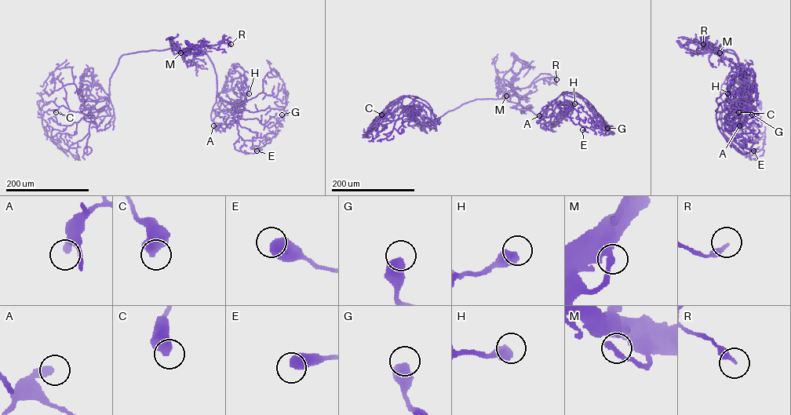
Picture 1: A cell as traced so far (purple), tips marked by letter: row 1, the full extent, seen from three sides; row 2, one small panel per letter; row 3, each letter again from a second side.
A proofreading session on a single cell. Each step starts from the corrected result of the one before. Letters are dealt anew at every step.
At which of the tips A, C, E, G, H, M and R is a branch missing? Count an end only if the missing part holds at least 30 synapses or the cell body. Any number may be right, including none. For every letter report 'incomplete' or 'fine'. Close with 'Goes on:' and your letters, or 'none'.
A: fine
C: fine
E: fine
G: fine
H: fine
M: fine
R: fine
Goes on: none

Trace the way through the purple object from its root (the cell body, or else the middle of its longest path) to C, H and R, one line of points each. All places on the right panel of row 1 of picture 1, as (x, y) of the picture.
C: (723, 48), (737, 57), (743, 92), (732, 107), (719, 114), (728, 105), (738, 109), (738, 112)
H: (723, 48), (733, 50), (738, 58), (741, 96), (745, 85), (737, 89), (733, 96), (727, 93)
R: (723, 48), (720, 52), (715, 49), (710, 50), (712, 46), (703, 44)

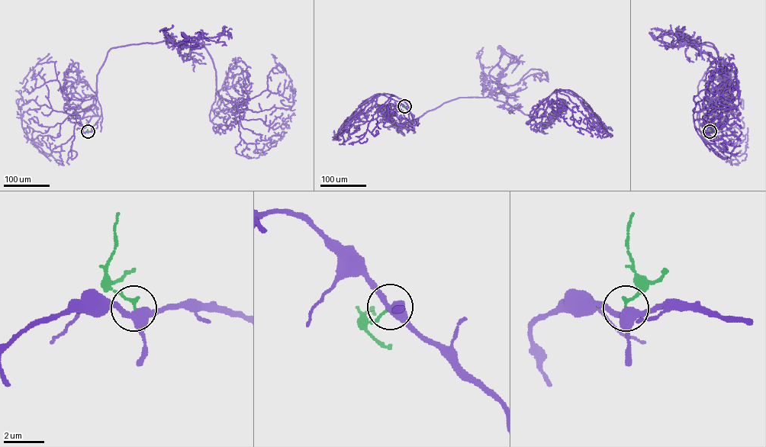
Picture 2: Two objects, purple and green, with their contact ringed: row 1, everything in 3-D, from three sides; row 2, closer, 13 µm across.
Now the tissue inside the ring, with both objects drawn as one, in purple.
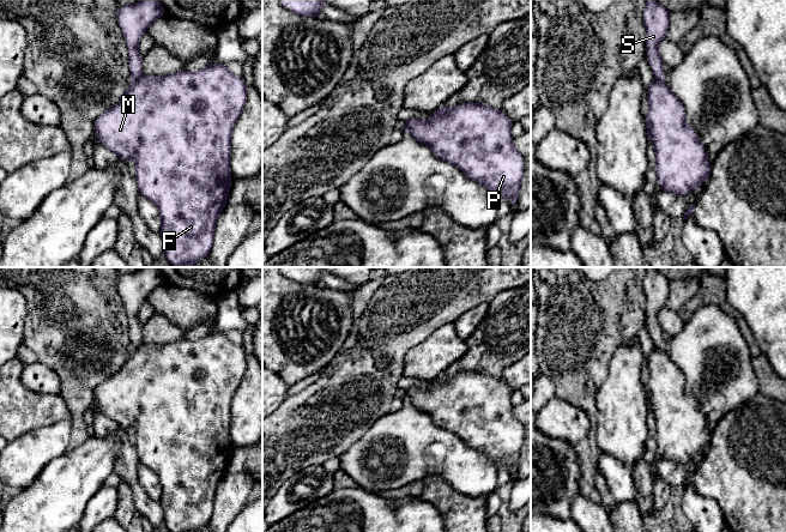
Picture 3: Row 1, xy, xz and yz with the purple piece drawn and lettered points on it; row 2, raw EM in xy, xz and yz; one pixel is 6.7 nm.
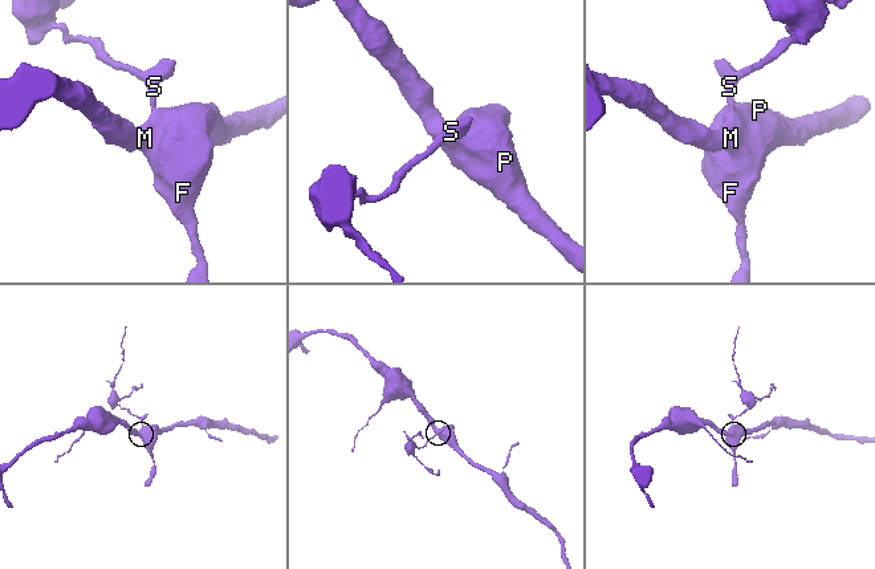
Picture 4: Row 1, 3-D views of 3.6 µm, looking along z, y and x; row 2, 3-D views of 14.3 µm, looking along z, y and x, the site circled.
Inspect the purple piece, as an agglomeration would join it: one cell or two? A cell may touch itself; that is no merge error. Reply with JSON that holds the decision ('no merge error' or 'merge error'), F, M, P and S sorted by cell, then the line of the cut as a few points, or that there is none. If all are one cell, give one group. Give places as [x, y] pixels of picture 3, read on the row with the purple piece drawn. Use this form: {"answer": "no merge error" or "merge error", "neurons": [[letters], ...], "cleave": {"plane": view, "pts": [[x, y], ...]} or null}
{"answer": "merge error", "neurons": [["F", "M", "P"], ["S"]], "cleave": {"plane": "xy", "pts": [[140, 77], [132, 80]]}}

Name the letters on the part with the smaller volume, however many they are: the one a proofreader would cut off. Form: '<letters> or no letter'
S

